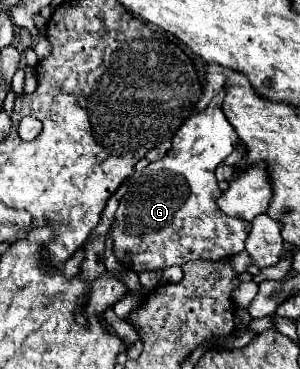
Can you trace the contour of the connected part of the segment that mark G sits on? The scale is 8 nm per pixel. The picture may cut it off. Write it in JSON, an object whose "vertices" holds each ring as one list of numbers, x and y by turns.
{"vertices":[[220,91,214,101,206,107,204,113,196,113,188,117,188,121,176,131,172,137,172,149,162,159,150,163,142,173,134,171,130,177,128,191,120,199,120,207,116,211,116,223,112,225,112,243,114,255,120,263,126,261,124,255,130,255,126,263,130,271,144,273,144,271,158,271,172,265,184,265,188,261,222,261,230,255,238,255,244,251,244,241,250,233,250,223,244,219,228,217,220,213,216,199,222,195,218,181,214,177,216,167,238,147,238,135,224,117,220,109,220,101,224,91]]}

